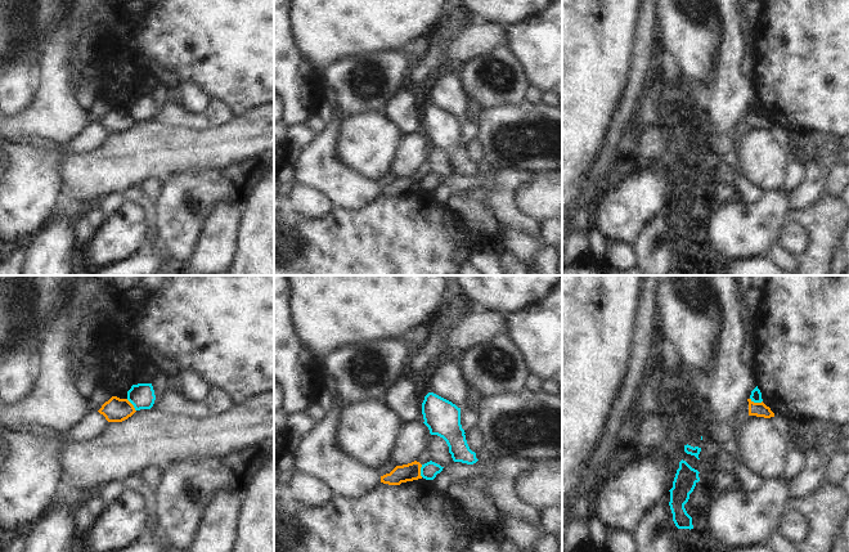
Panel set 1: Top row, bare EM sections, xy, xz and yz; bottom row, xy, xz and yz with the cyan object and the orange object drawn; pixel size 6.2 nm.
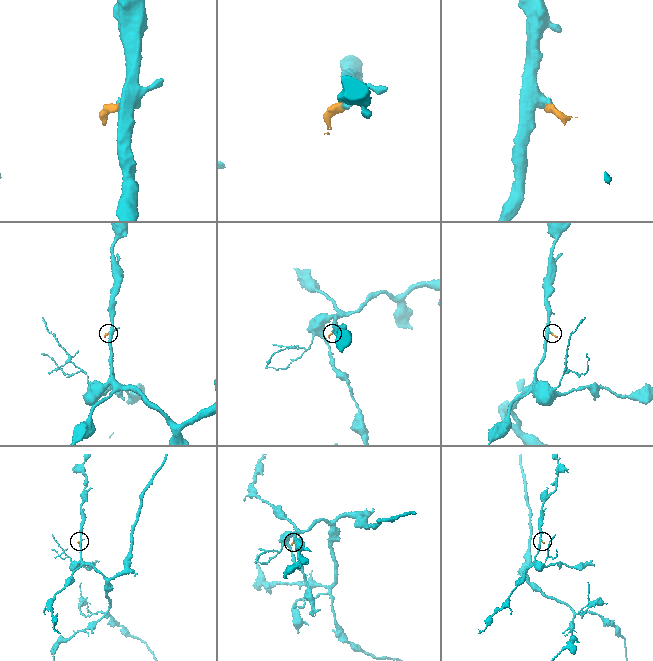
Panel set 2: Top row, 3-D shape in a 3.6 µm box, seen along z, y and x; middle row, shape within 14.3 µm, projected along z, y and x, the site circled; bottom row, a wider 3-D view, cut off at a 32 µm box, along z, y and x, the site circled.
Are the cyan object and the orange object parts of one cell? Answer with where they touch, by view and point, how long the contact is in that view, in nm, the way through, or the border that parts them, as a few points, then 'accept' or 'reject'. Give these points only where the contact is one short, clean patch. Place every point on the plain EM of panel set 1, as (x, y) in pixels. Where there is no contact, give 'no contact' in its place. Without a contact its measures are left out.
meets cyan in yz at (757, 113); contact 80 nm long; border along yz (750, 110), (754, 113), (762, 113); reject

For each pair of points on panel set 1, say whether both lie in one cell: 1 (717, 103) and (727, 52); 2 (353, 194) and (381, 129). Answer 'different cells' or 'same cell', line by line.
1: same cell
2: different cells

